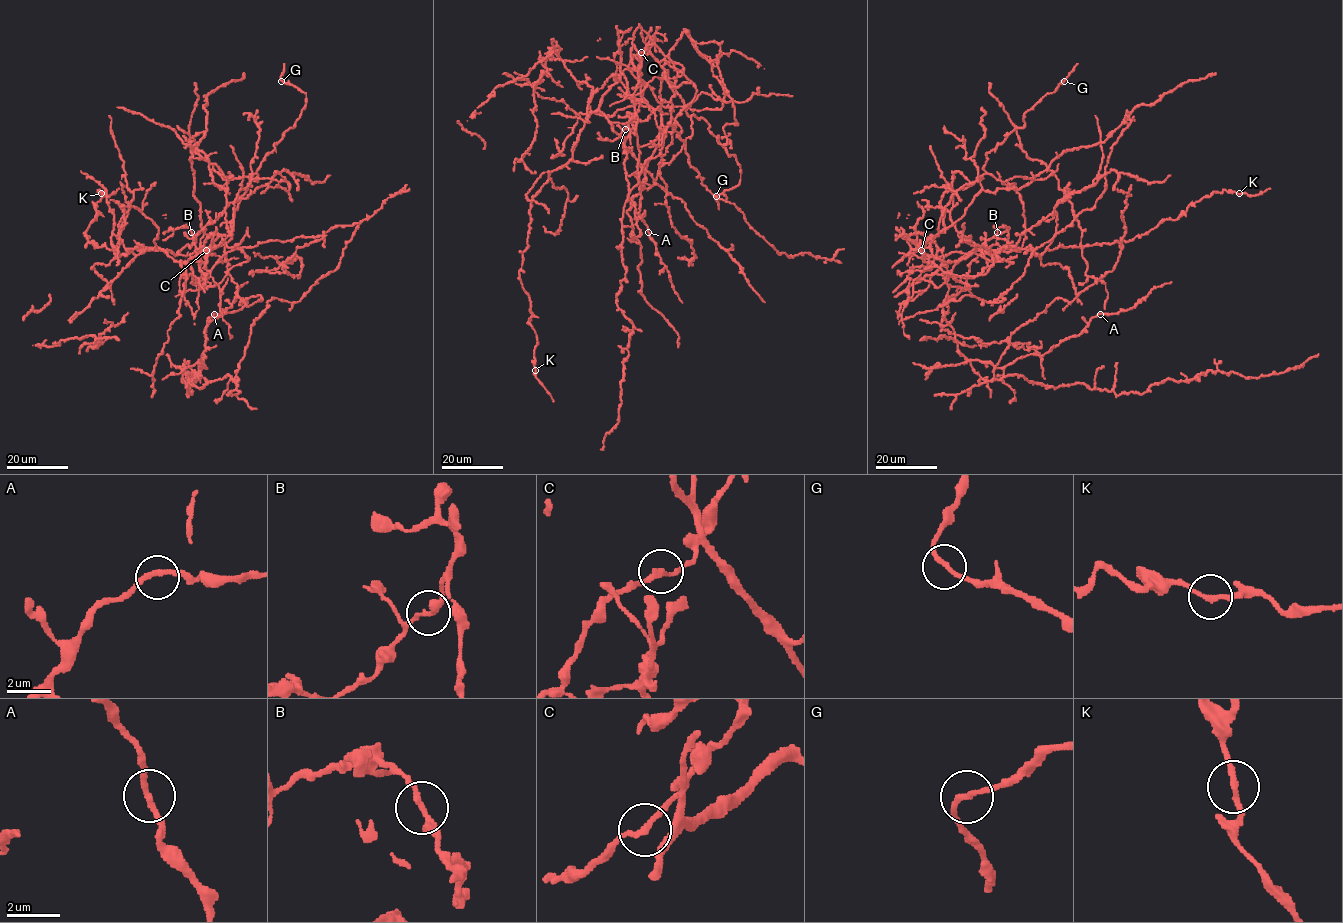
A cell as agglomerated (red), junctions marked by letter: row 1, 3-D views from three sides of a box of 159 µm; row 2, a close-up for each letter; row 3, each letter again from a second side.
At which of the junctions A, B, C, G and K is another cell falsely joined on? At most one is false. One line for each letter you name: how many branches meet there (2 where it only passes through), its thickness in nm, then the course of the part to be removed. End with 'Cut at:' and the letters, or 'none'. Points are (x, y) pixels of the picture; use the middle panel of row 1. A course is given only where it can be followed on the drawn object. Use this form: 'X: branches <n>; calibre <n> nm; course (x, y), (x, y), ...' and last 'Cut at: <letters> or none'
C: branches 2; calibre 200 nm; course (641, 52), (651, 39), (639, 69), (640, 59), (654, 45), (655, 33), (663, 35), (664, 41)
Cut at: C

